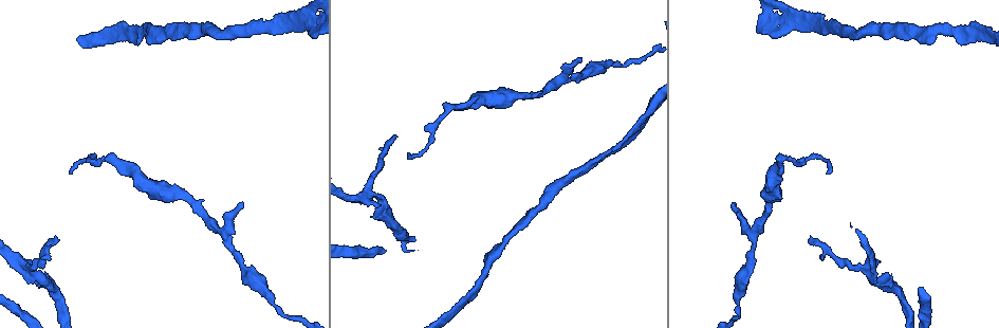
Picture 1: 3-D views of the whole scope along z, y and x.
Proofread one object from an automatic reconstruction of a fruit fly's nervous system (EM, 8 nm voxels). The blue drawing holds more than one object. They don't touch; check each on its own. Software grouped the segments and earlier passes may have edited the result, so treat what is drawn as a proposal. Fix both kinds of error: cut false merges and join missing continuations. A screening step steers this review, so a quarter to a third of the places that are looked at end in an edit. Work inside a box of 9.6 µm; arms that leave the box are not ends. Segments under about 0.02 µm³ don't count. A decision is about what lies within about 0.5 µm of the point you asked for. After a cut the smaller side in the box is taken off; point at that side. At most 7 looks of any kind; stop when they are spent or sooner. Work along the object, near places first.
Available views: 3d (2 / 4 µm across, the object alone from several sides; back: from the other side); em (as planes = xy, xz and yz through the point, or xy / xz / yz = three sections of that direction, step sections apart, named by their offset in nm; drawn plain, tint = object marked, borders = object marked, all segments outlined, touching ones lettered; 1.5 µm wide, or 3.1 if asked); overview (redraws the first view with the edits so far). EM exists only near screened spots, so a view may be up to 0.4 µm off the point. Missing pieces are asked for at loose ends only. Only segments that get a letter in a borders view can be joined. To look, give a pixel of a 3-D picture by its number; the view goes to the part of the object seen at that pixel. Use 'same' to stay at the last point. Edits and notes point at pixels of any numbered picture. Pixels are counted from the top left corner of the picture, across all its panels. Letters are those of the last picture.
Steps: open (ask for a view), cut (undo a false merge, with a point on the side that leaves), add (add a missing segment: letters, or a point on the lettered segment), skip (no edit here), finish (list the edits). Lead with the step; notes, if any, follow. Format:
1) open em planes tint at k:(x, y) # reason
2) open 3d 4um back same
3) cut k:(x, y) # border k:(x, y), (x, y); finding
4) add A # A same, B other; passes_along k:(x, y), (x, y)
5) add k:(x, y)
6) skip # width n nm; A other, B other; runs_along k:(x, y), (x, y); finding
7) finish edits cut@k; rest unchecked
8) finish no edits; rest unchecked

open 3d 2um back at 1:(395, 136) # tapers out

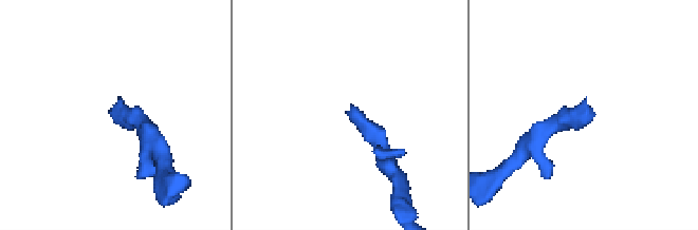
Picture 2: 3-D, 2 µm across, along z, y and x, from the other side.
open em planes borders at 2:(592, 109)

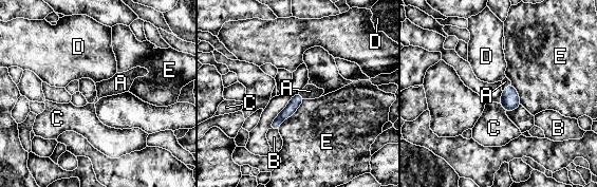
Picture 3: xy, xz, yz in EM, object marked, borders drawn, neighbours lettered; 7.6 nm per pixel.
add A # A same, B other, C other, D other, E other; passes_along 3:(509, 100), (506, 87), (505, 81); the neuron continues

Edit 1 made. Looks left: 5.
open em planes borders at 1:(367, 191) # sharp bend

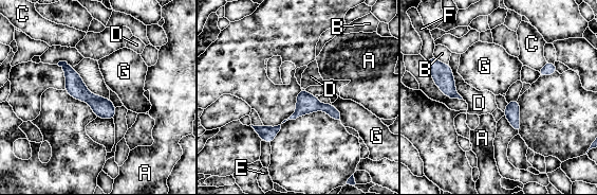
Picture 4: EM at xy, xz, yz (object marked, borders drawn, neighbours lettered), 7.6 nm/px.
skip # A other, B other, C other, D other, E other, F other, G other; border 4:(331, 103), (339, 111), (341, 122); all the same neuron

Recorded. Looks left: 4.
finish edits add@3; rest unchecked

